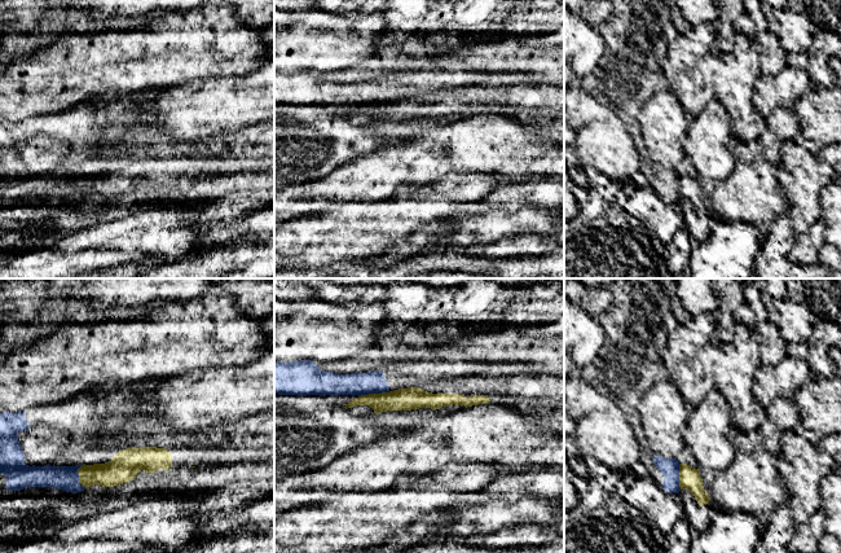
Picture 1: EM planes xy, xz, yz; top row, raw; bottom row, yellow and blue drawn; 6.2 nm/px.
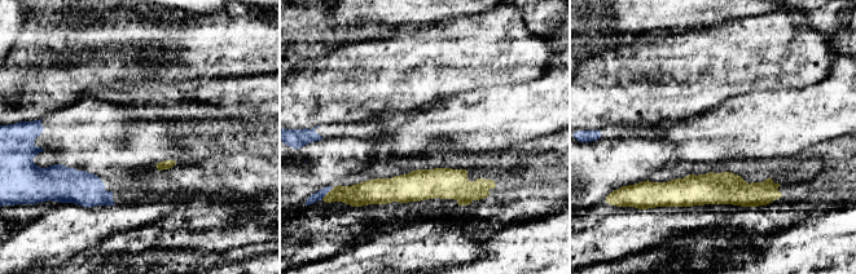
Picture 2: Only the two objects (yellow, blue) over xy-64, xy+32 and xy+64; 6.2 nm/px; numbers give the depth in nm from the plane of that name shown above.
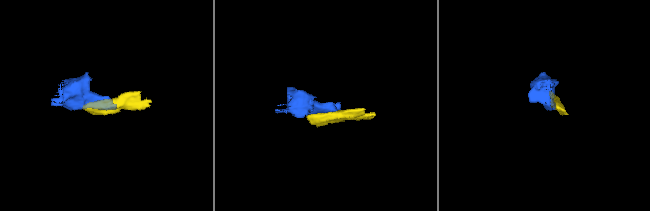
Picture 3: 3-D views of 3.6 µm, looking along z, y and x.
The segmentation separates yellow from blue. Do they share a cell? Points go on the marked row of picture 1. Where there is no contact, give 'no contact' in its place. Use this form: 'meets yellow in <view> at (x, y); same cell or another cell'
meets yellow in xz at (374, 394); another cell

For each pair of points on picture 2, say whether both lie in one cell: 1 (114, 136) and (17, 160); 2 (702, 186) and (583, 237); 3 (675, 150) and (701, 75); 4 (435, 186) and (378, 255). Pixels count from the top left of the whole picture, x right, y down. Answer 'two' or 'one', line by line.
1: one
2: one
3: two
4: two

